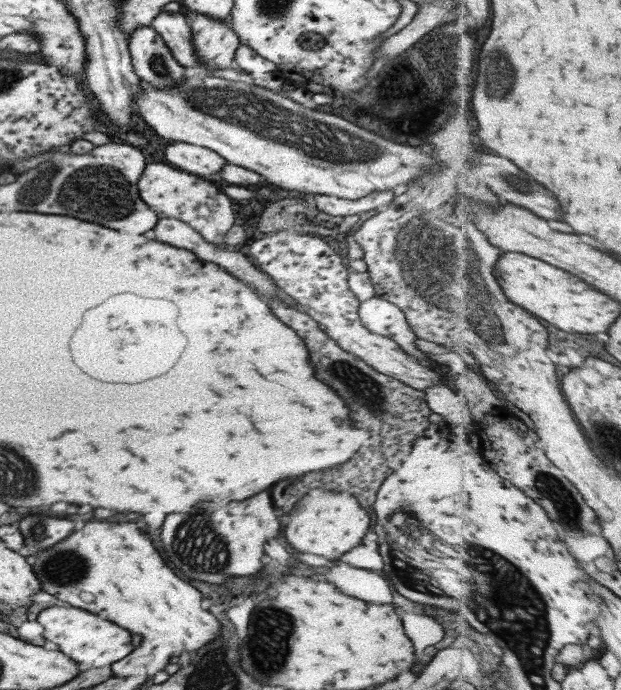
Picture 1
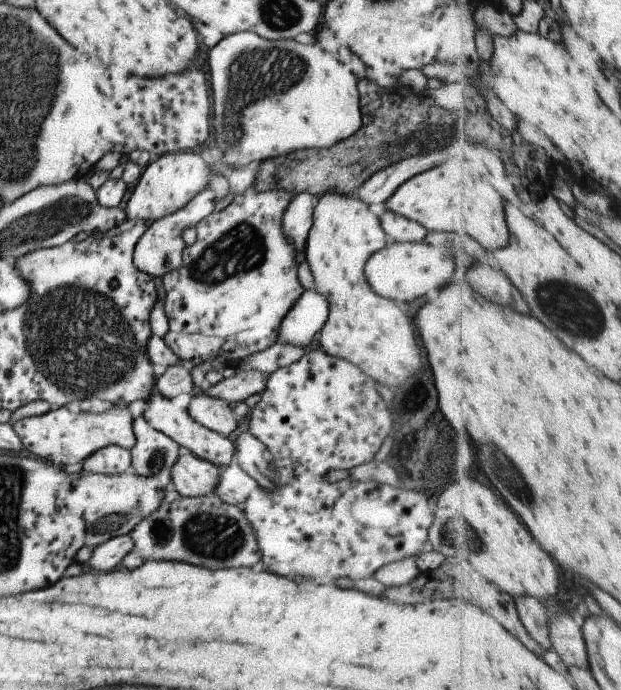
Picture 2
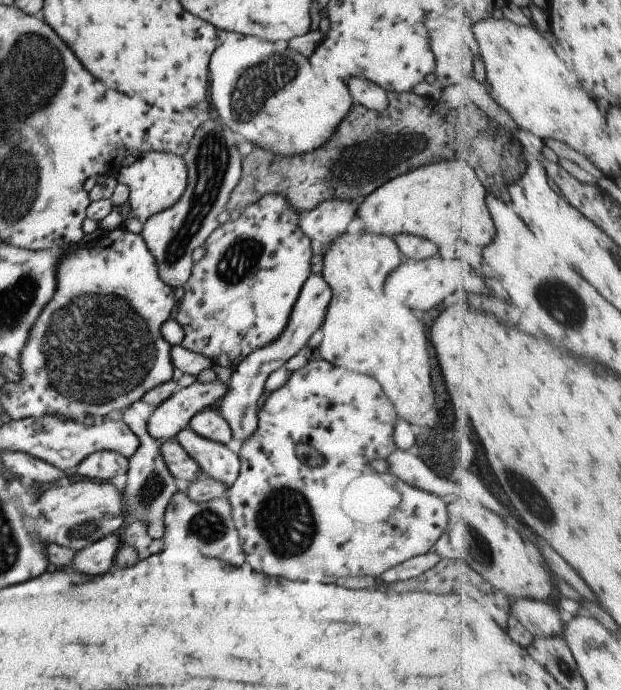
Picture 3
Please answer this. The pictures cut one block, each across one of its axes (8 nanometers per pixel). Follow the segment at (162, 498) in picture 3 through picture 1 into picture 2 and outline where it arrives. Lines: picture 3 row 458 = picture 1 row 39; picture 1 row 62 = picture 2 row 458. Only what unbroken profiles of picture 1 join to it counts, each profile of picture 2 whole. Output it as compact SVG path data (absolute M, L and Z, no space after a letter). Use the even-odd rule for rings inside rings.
M136 400L127 407L134 418L132 426L136 445L131 450L134 474L148 478L158 492L165 492L172 485L171 471L174 462L178 460L179 445L144 419L144 410L148 410L144 400Z

